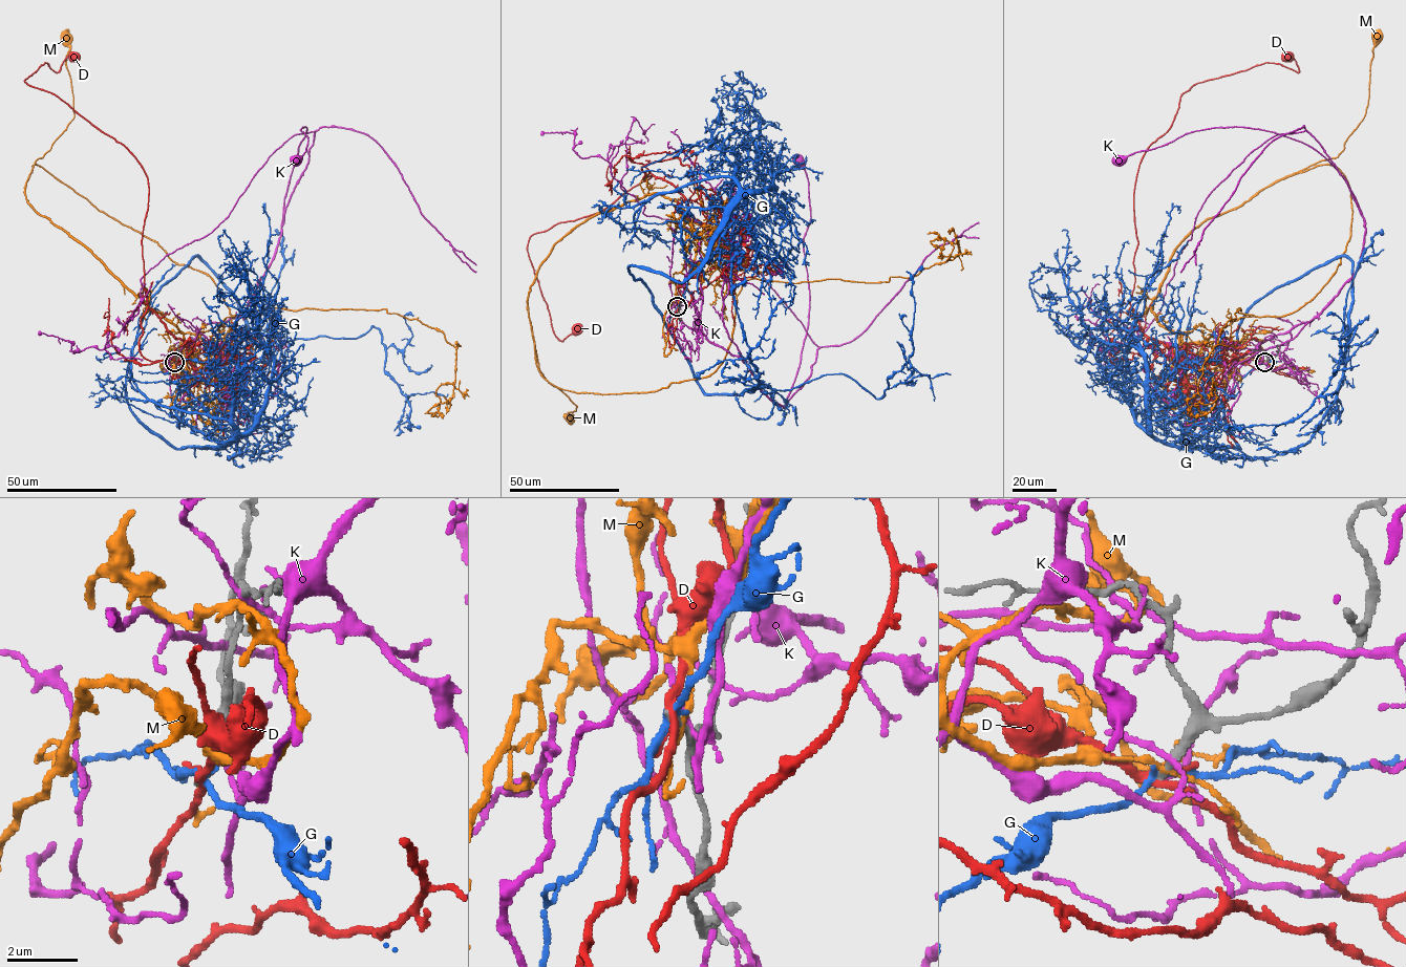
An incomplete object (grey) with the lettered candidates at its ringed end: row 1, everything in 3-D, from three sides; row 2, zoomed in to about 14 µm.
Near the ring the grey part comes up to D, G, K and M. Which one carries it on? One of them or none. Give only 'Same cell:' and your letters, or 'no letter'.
Same cell: no letter

